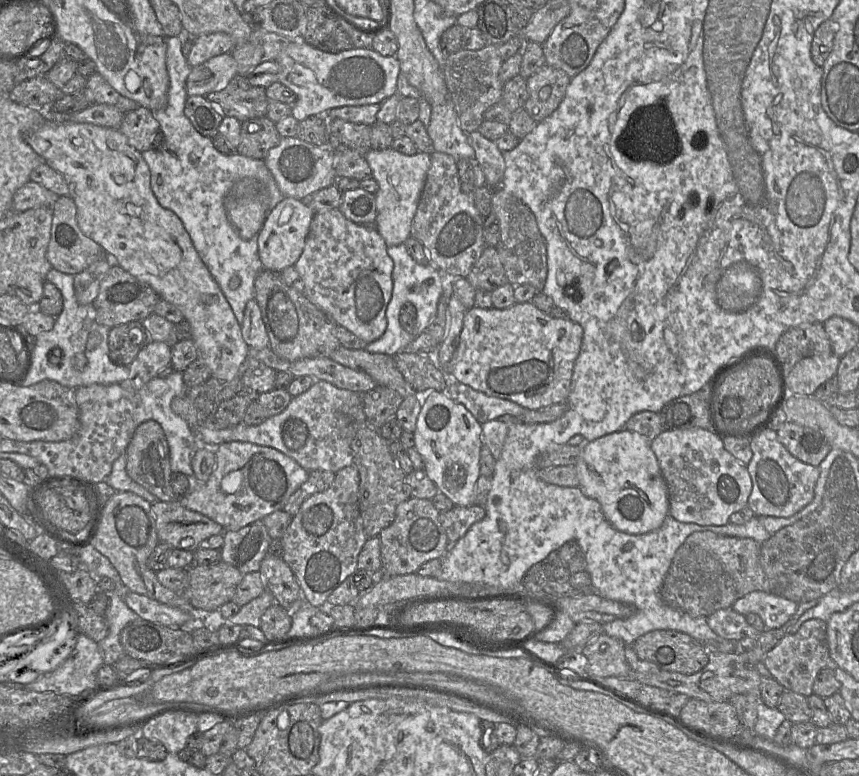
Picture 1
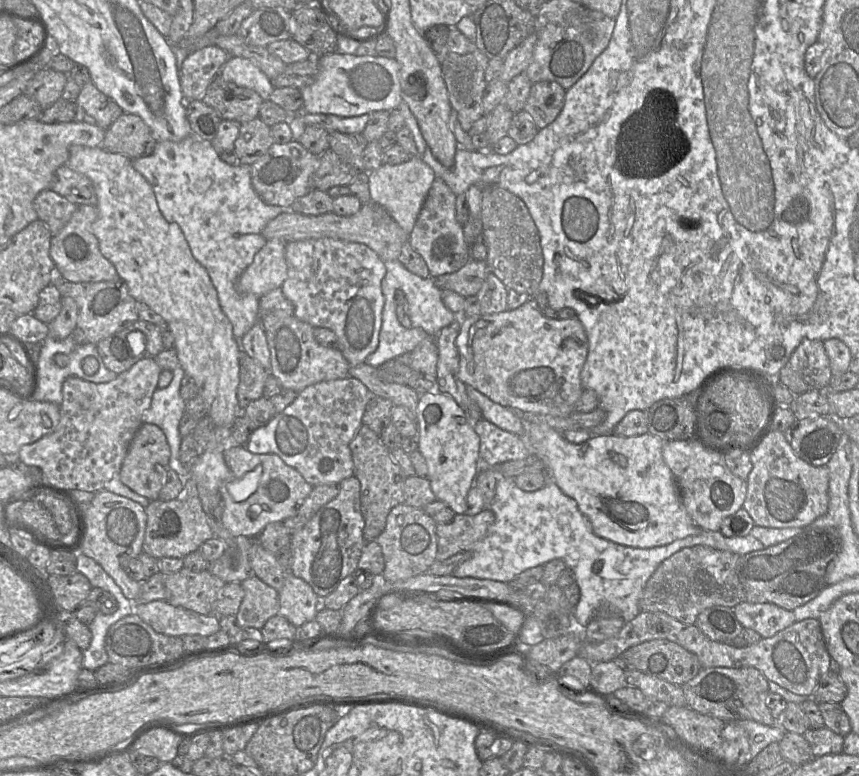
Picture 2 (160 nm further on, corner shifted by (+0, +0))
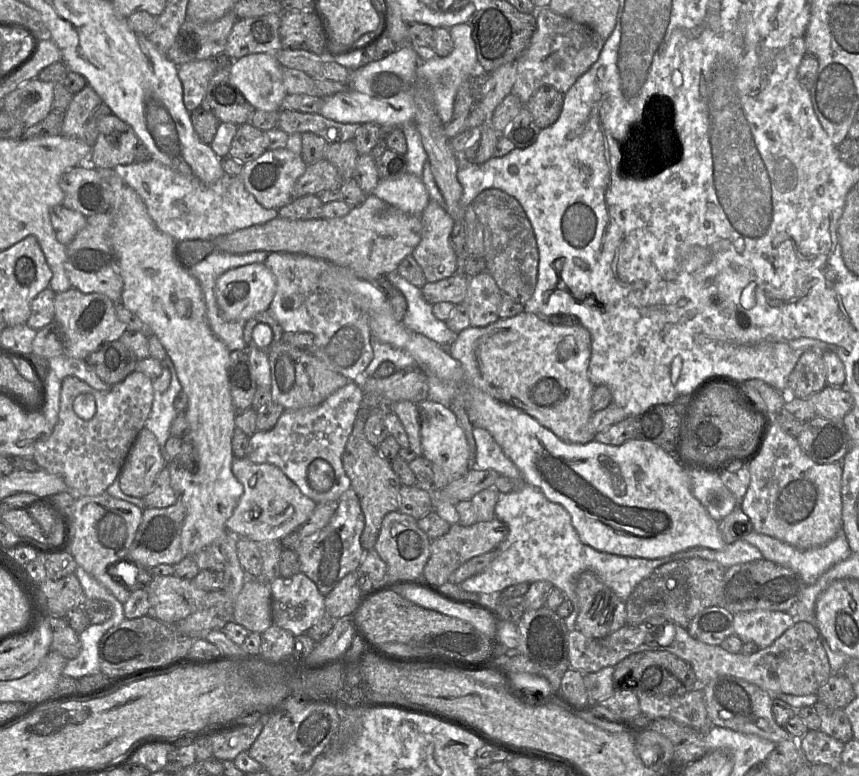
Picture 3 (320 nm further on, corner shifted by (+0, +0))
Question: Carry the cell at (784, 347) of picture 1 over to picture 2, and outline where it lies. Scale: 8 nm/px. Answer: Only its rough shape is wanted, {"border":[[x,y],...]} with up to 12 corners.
{"border":[[804,338],[778,380],[794,395],[828,389],[821,340]]}

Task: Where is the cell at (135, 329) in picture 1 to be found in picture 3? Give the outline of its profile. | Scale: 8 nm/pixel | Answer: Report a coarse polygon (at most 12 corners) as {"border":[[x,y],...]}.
{"border":[[119,340],[85,362],[113,386],[135,371],[138,358]]}

